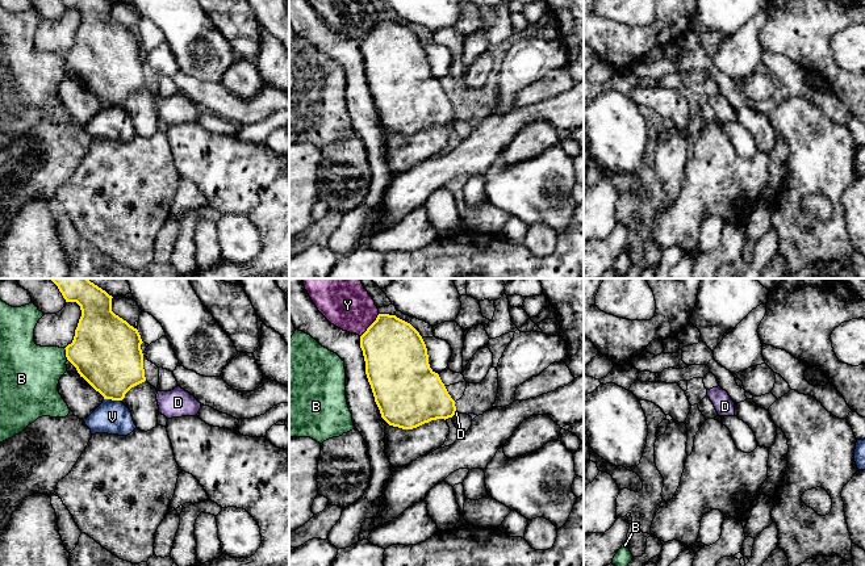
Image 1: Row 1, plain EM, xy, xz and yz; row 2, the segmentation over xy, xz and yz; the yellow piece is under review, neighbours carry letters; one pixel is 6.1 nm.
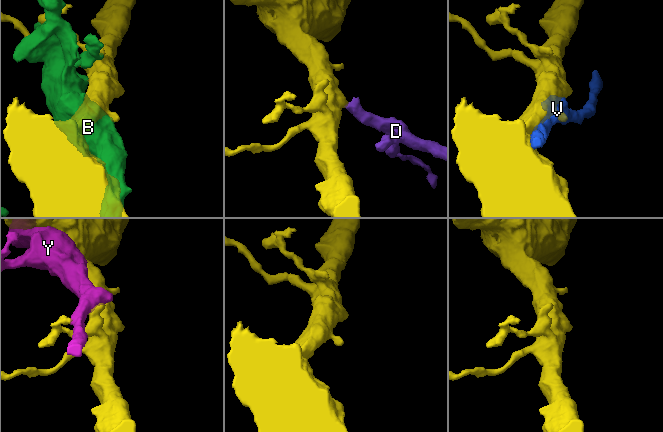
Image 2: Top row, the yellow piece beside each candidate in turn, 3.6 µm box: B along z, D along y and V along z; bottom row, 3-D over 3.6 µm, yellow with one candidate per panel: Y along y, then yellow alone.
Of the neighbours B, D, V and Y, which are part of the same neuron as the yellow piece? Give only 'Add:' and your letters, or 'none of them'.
Add: D

